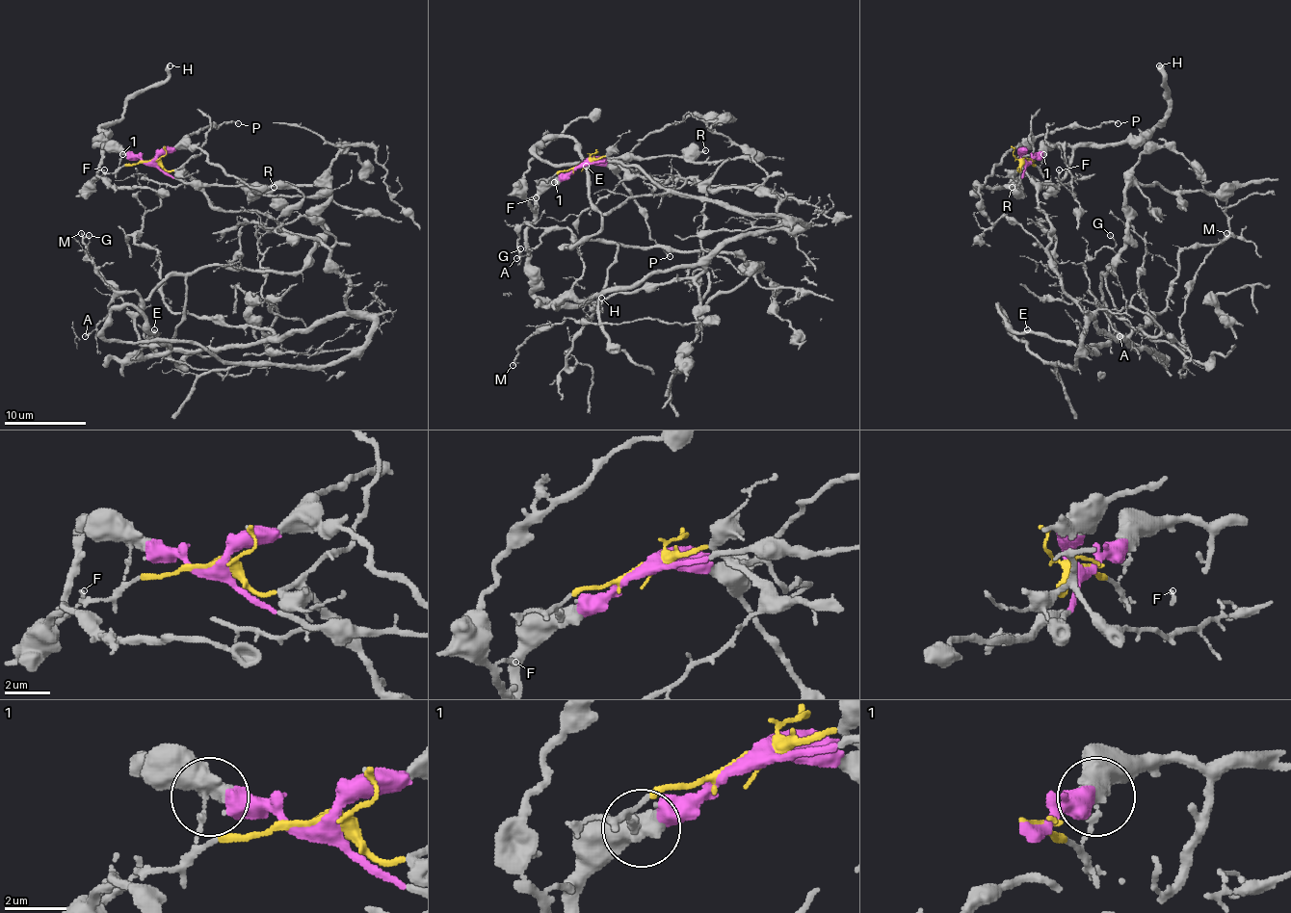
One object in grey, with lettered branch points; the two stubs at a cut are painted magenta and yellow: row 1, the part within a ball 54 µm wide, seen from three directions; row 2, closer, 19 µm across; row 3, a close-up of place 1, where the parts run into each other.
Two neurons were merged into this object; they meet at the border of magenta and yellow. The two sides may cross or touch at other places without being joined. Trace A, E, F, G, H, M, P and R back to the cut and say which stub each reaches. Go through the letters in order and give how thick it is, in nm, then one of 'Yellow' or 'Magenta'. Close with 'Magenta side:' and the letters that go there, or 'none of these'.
A: Thickness 170 nm. Yellow
E: Thickness 260 nm. Yellow
F: Thickness 170 nm. Magenta
G: Thickness 110 nm. Yellow
H: Thickness 440 nm. Magenta
M: Thickness 180 nm. Yellow
P: Thickness 110 nm. Magenta
R: Thickness 200 nm. Magenta
Magenta side: F, H, P, R

